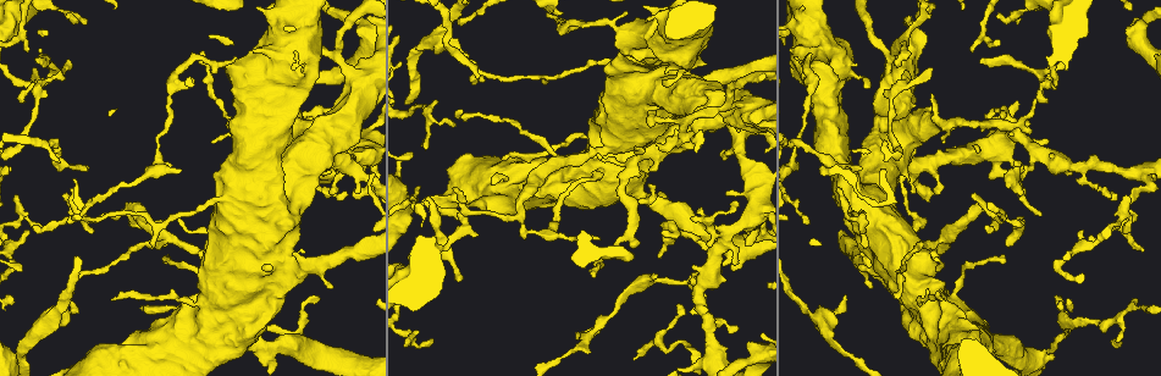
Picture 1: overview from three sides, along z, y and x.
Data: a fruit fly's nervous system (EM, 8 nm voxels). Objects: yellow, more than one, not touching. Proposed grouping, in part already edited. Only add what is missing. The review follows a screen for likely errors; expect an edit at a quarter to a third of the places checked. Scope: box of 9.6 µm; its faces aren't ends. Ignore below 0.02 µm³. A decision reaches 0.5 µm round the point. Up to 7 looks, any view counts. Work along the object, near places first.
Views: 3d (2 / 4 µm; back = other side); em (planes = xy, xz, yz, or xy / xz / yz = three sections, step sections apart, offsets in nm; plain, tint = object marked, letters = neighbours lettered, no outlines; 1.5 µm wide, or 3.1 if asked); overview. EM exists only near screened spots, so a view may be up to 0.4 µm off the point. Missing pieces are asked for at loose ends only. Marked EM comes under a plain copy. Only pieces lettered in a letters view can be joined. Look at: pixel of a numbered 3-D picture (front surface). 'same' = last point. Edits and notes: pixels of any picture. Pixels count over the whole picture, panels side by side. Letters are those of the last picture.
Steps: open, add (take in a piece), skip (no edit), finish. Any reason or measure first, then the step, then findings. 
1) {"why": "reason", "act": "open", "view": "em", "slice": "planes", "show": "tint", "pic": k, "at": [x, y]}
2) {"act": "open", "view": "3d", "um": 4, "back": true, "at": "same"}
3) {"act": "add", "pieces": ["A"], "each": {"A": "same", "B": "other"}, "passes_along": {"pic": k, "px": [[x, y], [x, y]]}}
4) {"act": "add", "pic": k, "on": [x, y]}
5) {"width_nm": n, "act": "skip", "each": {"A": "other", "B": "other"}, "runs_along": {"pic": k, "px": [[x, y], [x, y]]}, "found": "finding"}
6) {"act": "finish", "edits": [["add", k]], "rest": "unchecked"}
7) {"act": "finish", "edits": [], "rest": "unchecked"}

{"why": "tapers out", "act": "open", "view": "3d", "um": 2, "pic": 1, "at": [83, 166]}

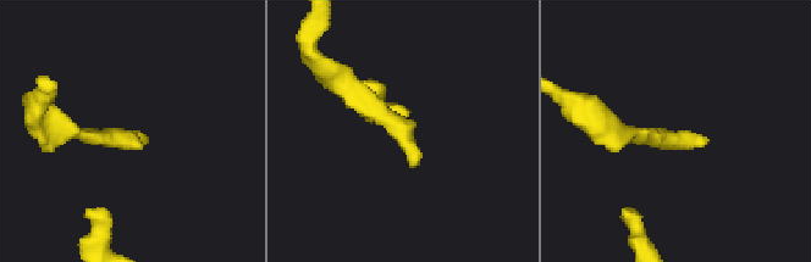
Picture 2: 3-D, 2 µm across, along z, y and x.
{"why": "shape alone is not enough", "act": "open", "view": "em", "slice": "planes", "show": "letters", "pic": 2, "at": [414, 166]}

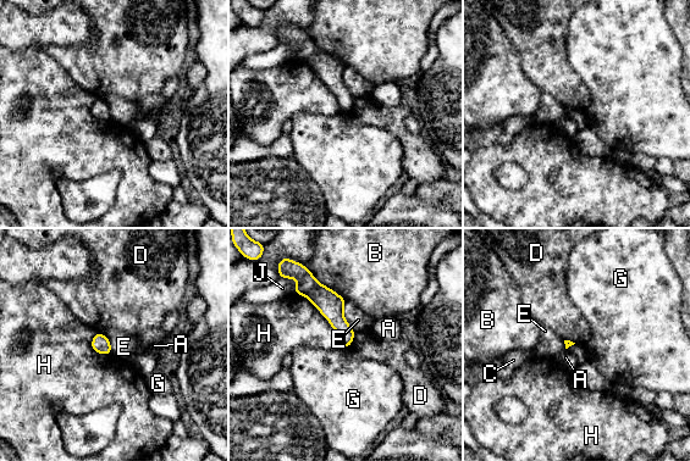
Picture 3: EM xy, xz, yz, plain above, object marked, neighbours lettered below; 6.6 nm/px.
{"act": "skip", "each": {"A": "other", "B": "other", "C": "other", "D": "other", "E": "other", "G": "other", "H": "other", "J": "other"}, "border": {"pic": 3, "px": [[341, 345], [348, 348]]}, "found": "no lettered piece goes on from it"}

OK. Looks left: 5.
{"why": "free end", "act": "open", "view": "em", "slice": "planes", "show": "letters", "pic": 1, "at": [651, 183]}

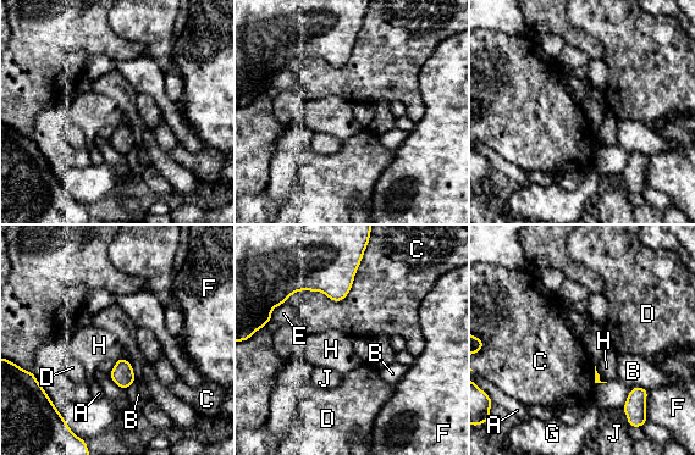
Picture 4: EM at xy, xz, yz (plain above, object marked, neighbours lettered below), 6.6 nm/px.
{"act": "skip", "each": {"A": "other", "B": "other", "C": "other", "D": "other", "E": "other", "F": "other", "G": "other", "H": "other", "J": "other"}, "border": {"pic": 4, "px": [[362, 261], [341, 300], [285, 303]]}, "found": "no lettered piece goes on from it"}

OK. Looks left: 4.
{"why": "free end", "act": "open", "view": "3d", "um": 4, "pic": 1, "at": [934, 193]}

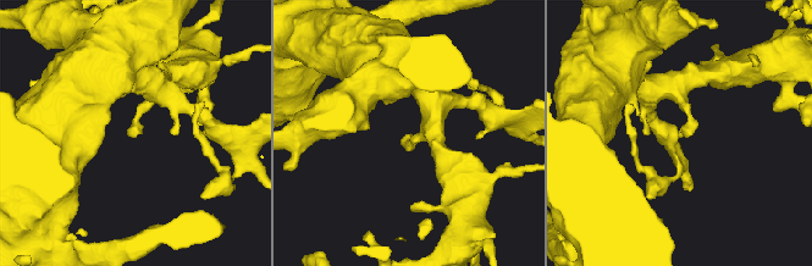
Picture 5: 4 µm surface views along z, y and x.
{"act": "open", "view": "em", "slice": "planes", "show": "letters", "pic": 5, "at": [132, 135]}

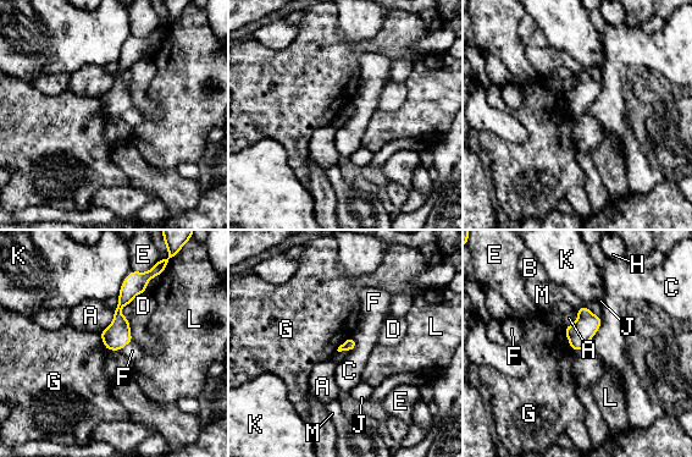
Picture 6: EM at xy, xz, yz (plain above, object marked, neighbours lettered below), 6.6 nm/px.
{"act": "skip", "each": {"A": "other", "B": "other", "C": "other", "D": "other", "E": "other", "F": "other", "G": "other", "H": "other", "J": "other", "K": "other", "L": "other", "M": "other"}, "found": "no lettered piece goes on from it"}

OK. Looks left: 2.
{"act": "finish", "edits": [], "rest": "unchecked"}

